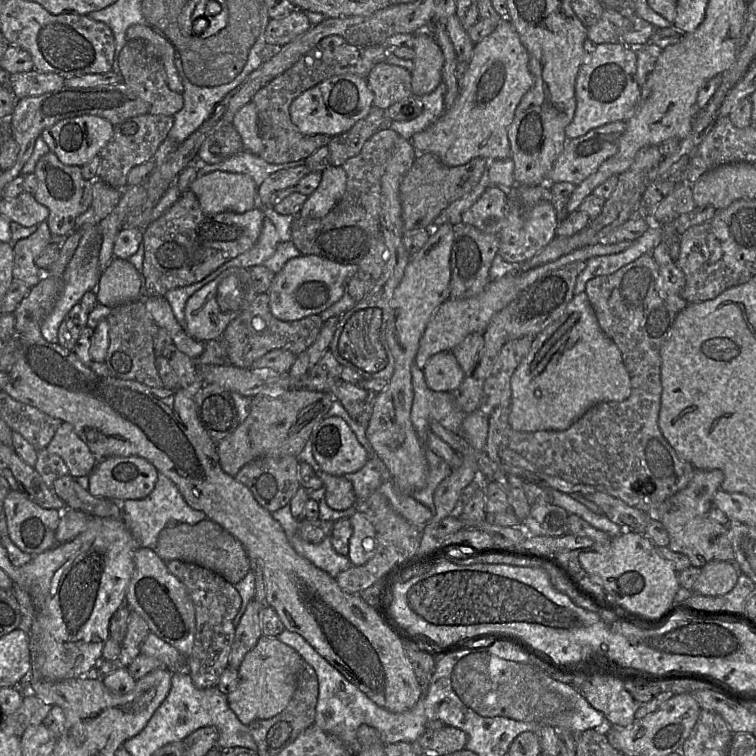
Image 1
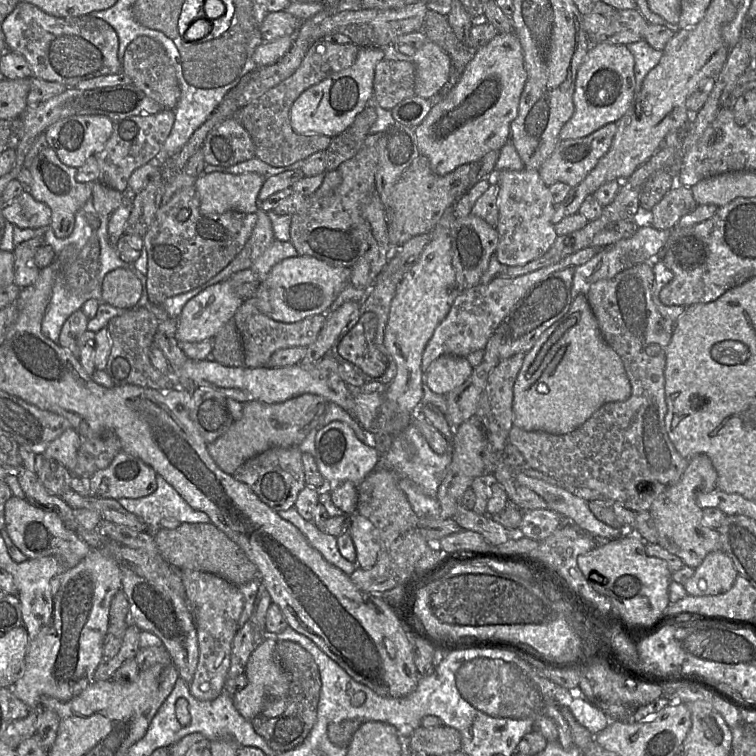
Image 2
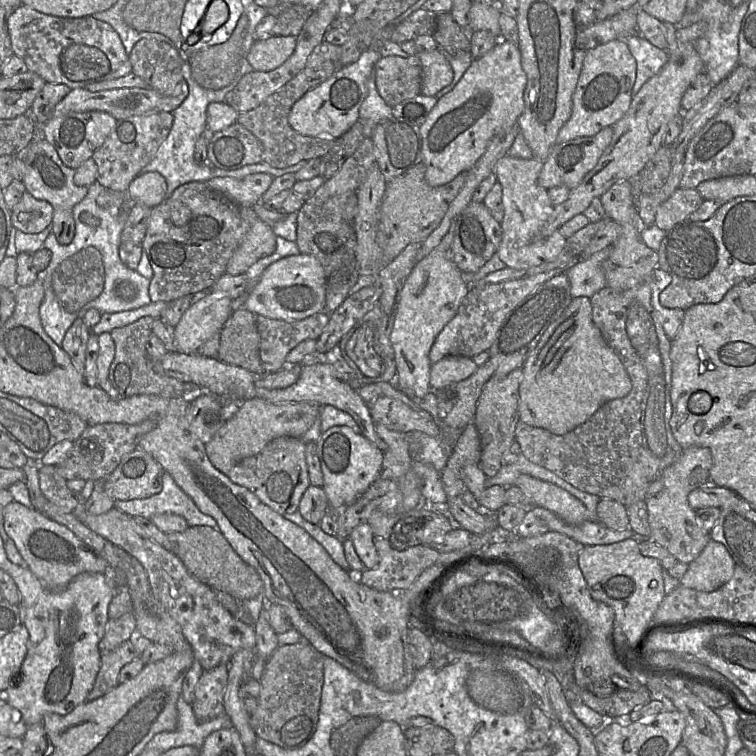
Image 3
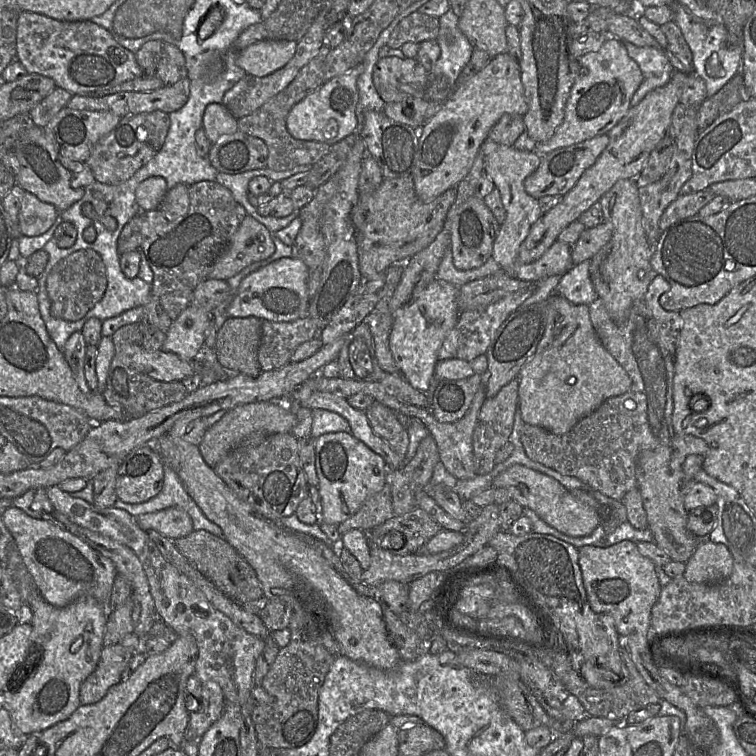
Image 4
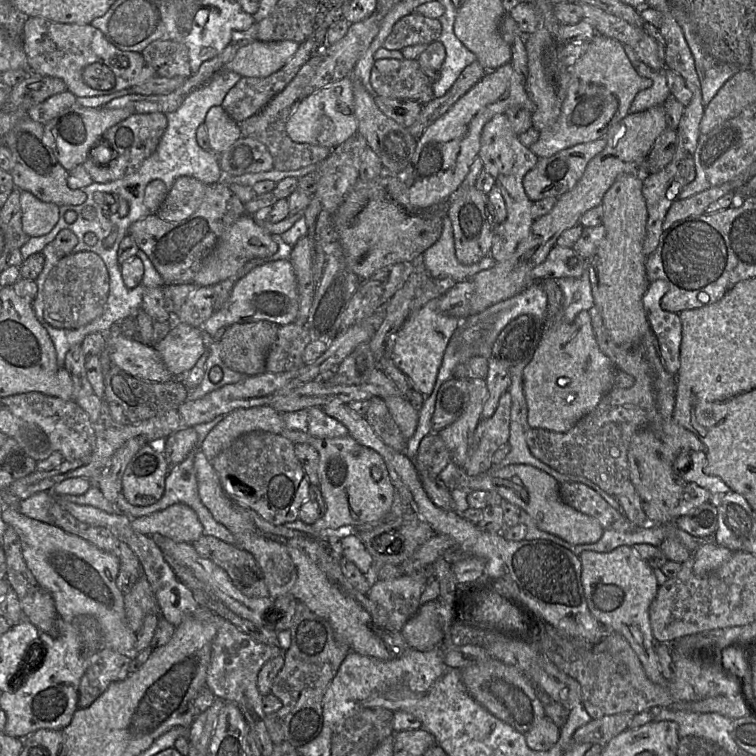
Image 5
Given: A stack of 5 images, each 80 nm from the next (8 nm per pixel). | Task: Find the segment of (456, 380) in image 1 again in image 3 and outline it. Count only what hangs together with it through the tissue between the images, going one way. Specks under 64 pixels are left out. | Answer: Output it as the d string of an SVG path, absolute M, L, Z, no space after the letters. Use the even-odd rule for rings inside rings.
M446 356L433 363L430 369L430 386L433 390L442 389L470 377L478 366L469 357Z

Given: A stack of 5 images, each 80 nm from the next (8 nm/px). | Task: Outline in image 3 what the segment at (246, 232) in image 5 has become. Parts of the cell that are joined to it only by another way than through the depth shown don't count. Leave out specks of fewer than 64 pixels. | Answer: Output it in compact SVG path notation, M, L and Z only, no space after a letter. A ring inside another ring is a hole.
M259 217L256 218L229 259L226 273L244 274L260 258L271 255L276 248L275 238L272 226L263 222Z

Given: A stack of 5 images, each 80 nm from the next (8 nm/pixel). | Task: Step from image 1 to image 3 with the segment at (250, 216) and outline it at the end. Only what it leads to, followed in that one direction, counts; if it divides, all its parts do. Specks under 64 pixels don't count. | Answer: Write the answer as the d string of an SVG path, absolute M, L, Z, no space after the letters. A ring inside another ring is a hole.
M188 182L176 188L158 206L152 208L145 237L141 243L153 270L149 296L152 302L171 302L197 292L208 292L216 280L226 272L226 266L245 234L258 218L252 208L240 206L212 190L206 182ZM187 206L191 211L189 220L176 226L171 220L171 211Z

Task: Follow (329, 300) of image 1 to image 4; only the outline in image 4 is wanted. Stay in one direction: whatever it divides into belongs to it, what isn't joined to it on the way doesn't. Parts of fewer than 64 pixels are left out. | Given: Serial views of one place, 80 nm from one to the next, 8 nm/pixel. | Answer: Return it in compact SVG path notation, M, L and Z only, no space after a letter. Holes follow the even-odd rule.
M298 258L278 259L246 276L232 296L227 317L256 317L262 321L290 322L308 315L308 267Z

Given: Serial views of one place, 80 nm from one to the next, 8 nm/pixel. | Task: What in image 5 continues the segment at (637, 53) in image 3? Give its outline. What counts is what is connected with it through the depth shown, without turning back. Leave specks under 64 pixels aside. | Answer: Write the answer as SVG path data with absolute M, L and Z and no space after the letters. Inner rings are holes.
M622 45L637 73L641 77L652 81L652 85L649 88L643 89L636 94L630 106L630 113L641 112L654 106L664 105L665 100L670 96L665 70L656 71L651 69L638 59L630 46Z

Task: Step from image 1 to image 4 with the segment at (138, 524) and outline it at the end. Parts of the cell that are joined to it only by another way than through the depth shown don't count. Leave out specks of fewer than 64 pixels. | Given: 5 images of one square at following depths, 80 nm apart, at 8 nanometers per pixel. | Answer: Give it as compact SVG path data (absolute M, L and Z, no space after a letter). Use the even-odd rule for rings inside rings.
M164 465L163 488L157 496L139 504L129 504L117 500L114 507L125 510L134 518L143 514L176 507L185 511L191 517L194 530L205 530L223 538L222 529L204 515L185 490L177 473L166 465Z

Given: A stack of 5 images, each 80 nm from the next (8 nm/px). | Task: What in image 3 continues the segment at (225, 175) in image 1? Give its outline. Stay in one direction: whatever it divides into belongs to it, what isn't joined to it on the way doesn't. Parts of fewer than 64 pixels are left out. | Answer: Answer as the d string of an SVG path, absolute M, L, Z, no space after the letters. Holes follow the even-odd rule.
M255 173L242 179L212 177L206 183L212 190L224 195L230 201L252 208L270 187L273 178L267 173Z

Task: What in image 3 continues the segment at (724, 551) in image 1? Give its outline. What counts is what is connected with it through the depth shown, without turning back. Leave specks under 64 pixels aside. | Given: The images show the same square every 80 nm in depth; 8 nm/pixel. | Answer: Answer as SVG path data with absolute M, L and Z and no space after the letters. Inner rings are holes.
M691 446L682 450L681 456L666 467L649 485L645 503L651 529L650 539L665 548L678 562L689 564L695 560L711 540L709 532L696 522L695 510L688 503L689 493L709 484L709 471L713 458L709 448Z

